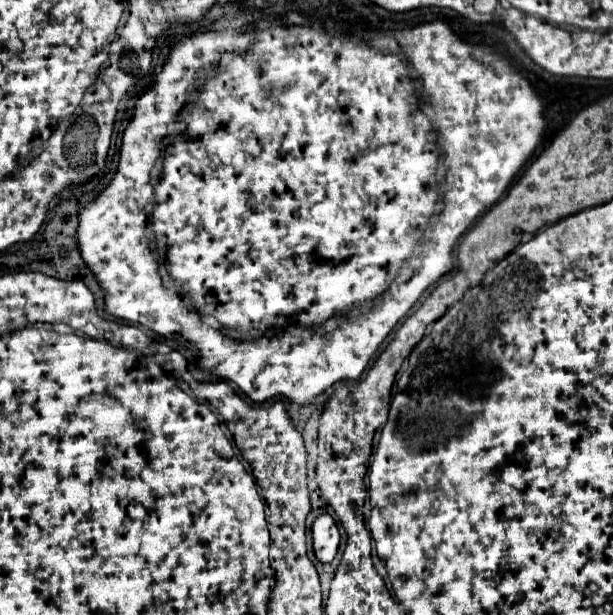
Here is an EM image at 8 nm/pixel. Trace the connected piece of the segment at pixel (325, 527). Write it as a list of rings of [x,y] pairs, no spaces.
[[[322,514],[322,516],[318,516],[314,520],[312,538],[314,538],[314,554],[316,554],[316,558],[322,564],[332,562],[336,552],[338,552],[340,532],[338,532],[338,526],[336,526],[336,522],[334,522],[334,518],[330,514]]]

